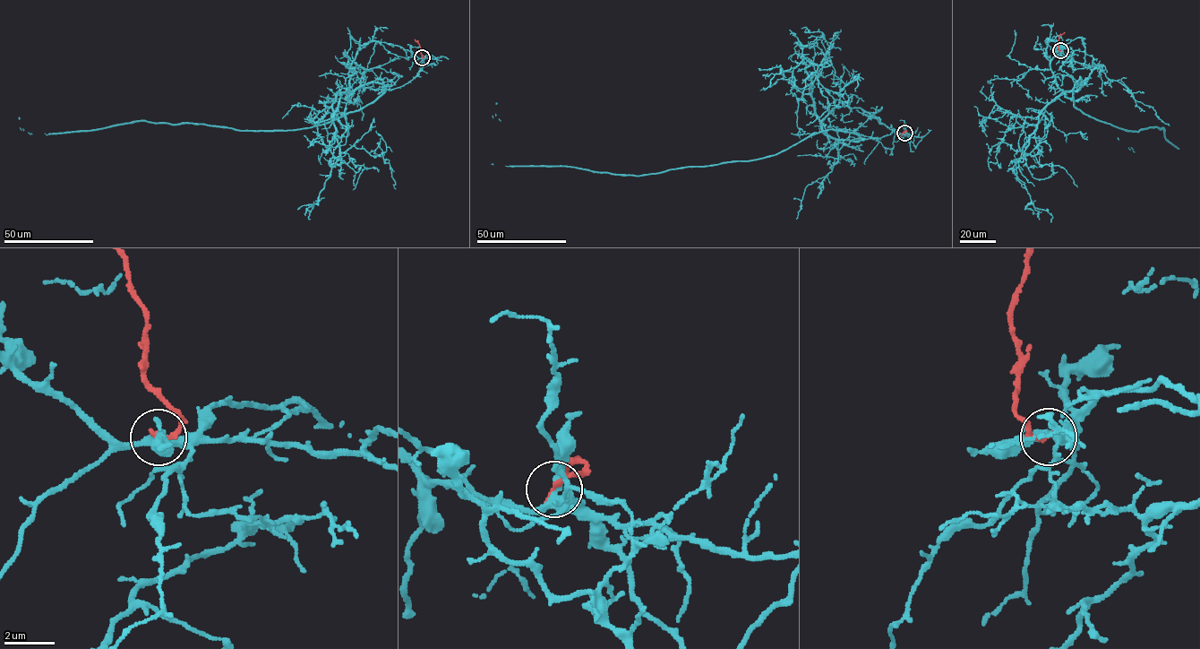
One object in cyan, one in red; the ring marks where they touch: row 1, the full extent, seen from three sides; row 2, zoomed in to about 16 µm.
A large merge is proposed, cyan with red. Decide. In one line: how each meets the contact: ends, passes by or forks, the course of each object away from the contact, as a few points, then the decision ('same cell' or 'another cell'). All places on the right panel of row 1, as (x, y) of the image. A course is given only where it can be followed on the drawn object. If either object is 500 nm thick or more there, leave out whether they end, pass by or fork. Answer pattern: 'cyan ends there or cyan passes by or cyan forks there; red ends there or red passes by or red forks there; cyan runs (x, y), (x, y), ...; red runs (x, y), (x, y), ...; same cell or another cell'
cyan forks there; red ends there; cyan runs (1060, 50), (1068, 57), (1060, 69), (1076, 83), (1075, 106), (1128, 130), (1164, 128), (1178, 149), (1118, 137); red runs (1060, 50), (1058, 49), (1058, 38), (1065, 32); same cell

